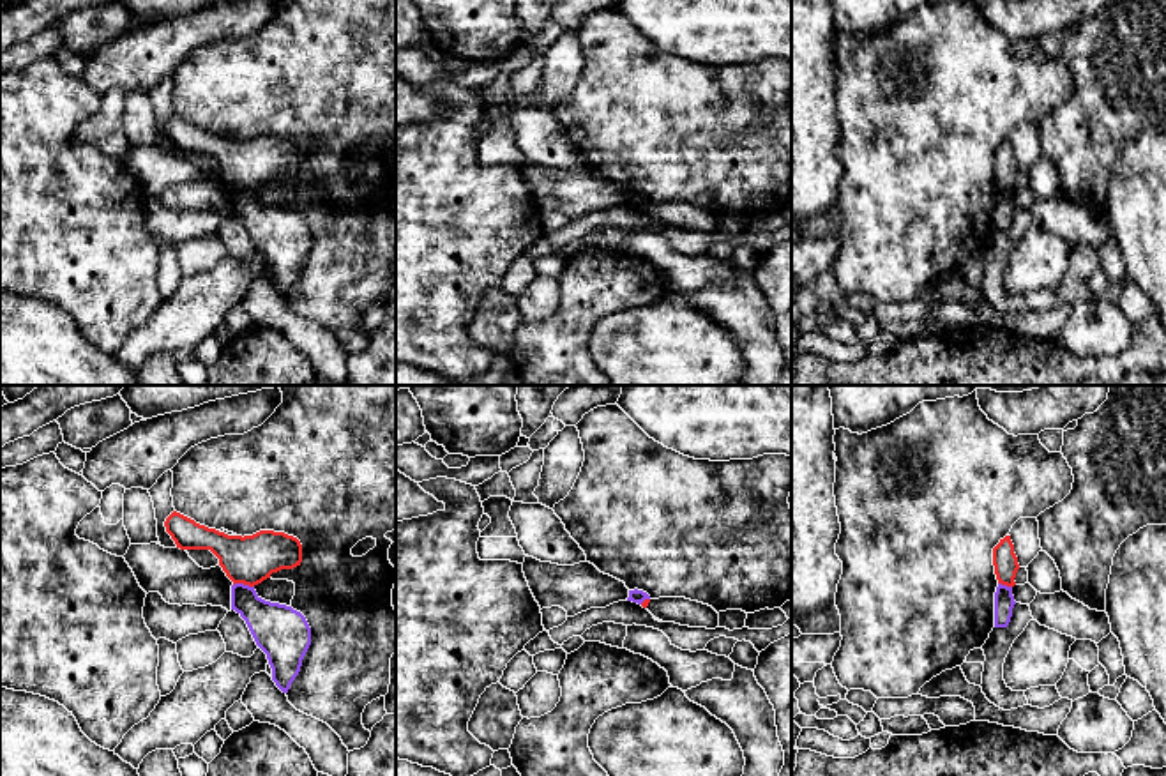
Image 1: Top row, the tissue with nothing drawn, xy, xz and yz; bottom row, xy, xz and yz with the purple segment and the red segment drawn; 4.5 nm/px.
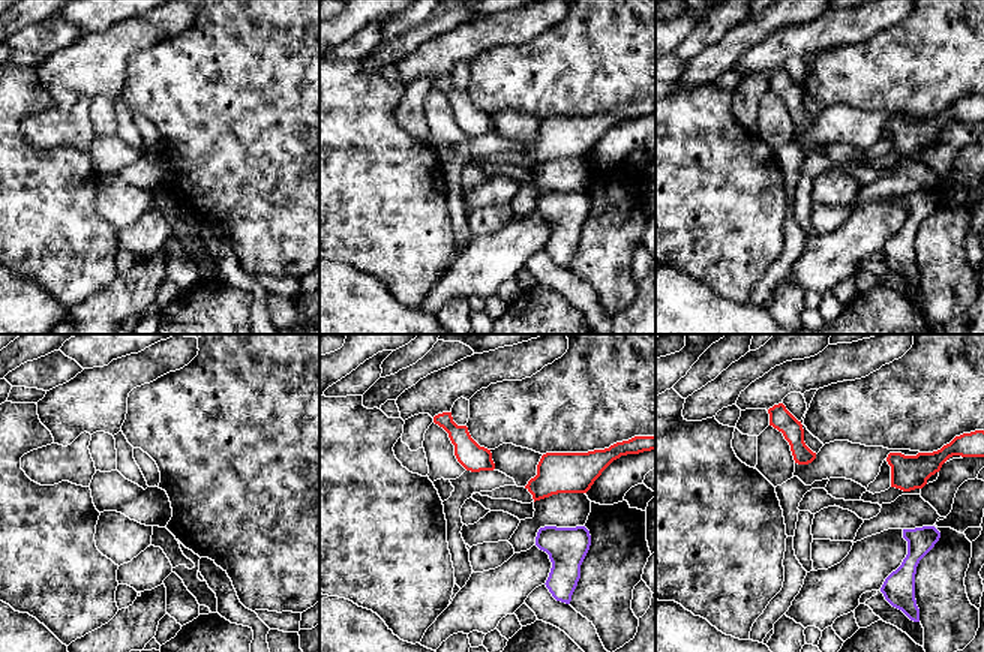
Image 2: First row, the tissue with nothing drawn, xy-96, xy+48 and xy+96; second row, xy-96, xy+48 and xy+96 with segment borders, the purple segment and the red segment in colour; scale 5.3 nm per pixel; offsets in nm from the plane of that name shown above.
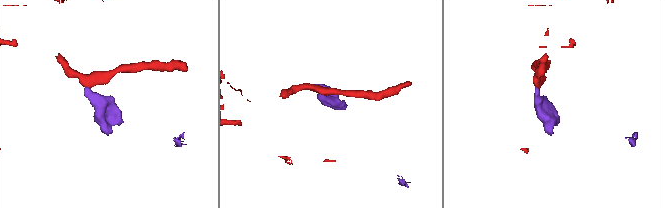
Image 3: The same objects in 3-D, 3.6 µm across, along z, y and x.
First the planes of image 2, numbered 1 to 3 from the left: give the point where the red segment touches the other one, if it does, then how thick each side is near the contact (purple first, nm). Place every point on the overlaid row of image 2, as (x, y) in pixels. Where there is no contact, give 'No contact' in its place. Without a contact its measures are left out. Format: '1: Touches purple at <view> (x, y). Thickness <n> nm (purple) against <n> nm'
1: No contact
2: No contact
3: No contact

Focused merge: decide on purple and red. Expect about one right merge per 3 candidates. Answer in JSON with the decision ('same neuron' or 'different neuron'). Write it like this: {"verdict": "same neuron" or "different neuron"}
{"verdict": "different neuron"}

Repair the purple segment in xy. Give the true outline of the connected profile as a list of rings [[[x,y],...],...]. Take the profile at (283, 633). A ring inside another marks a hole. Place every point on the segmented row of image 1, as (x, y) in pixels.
[[[231,585],[231,610],[247,624],[256,645],[267,654],[272,681],[288,693],[311,645],[306,617],[292,606],[261,599],[254,587]]]

